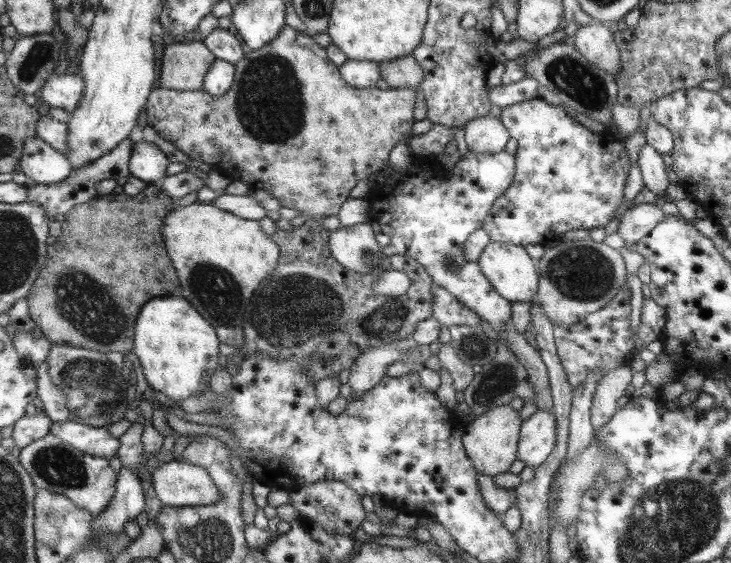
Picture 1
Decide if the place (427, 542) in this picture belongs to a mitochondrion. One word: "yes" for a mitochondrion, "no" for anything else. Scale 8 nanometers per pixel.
no

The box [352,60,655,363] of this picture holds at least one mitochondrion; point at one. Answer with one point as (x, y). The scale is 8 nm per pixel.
(582, 273)

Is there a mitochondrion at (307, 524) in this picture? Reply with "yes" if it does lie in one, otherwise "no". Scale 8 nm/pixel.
no

